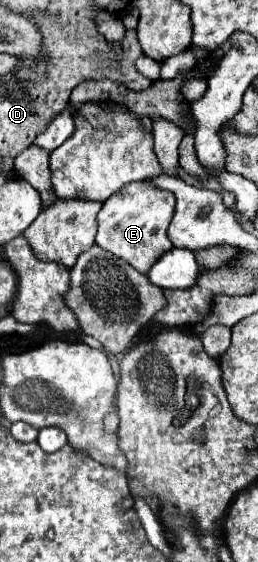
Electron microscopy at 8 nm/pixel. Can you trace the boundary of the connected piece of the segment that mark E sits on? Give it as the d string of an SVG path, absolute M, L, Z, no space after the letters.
M133 182L123 186L117 194L103 202L97 214L97 238L95 244L103 250L115 254L129 262L135 270L147 272L155 260L171 250L171 240L167 238L167 228L175 214L175 196L165 190L157 190L147 182Z

